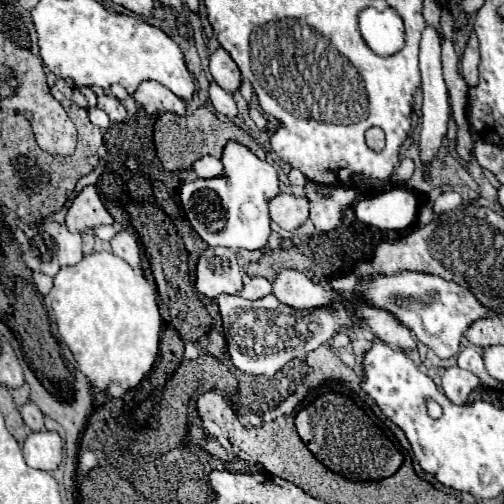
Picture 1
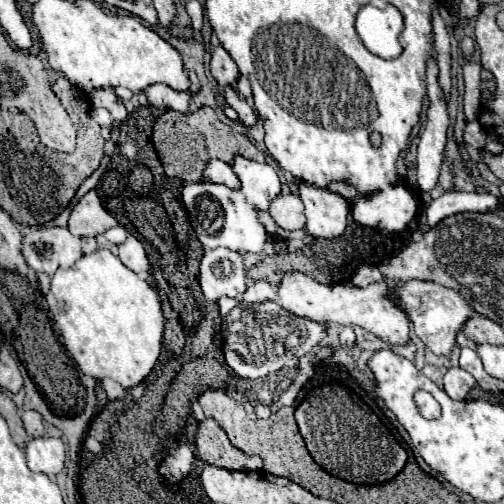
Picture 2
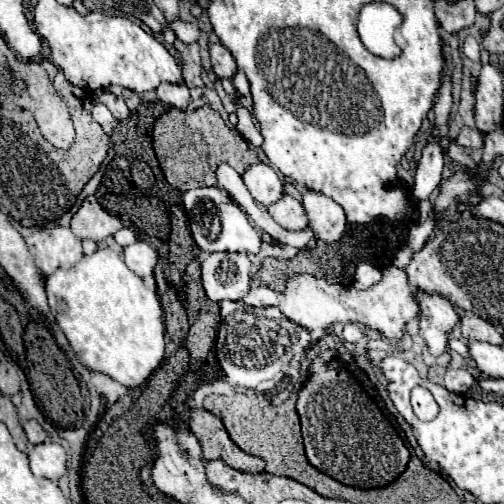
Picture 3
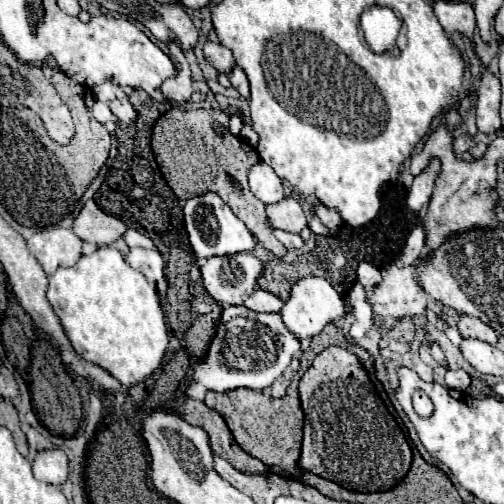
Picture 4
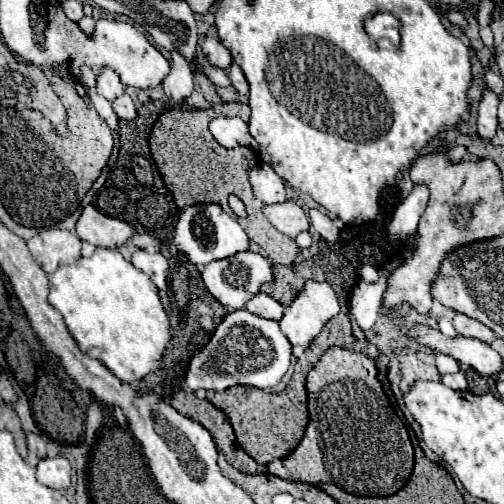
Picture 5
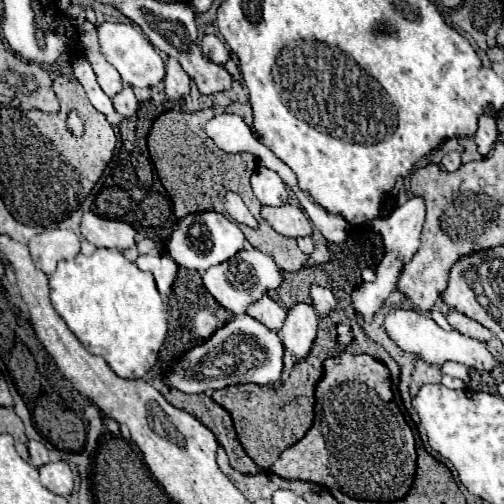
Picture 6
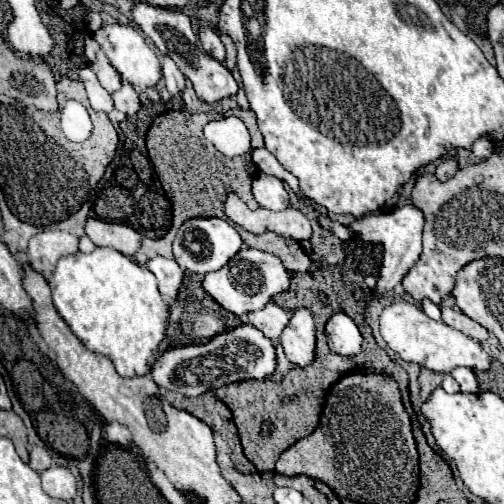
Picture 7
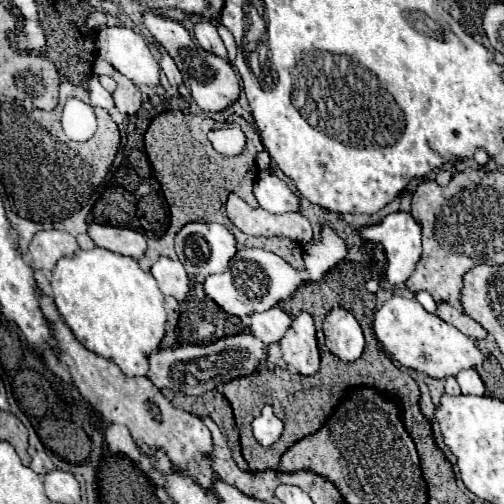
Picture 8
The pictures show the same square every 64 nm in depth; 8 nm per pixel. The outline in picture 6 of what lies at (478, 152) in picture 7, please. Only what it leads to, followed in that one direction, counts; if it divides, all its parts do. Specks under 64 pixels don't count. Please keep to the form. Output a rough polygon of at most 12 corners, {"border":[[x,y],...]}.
{"border":[[494,116],[480,118],[476,146],[482,156],[492,150],[498,136]]}

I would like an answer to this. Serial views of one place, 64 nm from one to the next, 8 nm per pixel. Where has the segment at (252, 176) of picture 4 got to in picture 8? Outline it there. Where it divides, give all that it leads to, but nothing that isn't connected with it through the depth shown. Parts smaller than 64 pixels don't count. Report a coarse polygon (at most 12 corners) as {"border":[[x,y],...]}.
{"border":[[258,174],[254,196],[272,214],[296,212],[300,198],[284,180]]}

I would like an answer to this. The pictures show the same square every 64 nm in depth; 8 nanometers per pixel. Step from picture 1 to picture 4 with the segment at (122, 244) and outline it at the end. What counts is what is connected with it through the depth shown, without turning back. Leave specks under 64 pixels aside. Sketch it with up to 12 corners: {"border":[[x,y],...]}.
{"border":[[132,248],[126,262],[148,280],[164,278],[158,250]]}

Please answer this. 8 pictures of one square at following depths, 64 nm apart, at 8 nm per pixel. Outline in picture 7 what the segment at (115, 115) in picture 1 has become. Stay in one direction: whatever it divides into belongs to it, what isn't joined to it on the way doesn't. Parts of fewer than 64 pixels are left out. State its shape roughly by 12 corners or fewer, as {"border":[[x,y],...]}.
{"border":[[122,82],[114,92],[114,108],[134,116],[140,108],[134,86]]}

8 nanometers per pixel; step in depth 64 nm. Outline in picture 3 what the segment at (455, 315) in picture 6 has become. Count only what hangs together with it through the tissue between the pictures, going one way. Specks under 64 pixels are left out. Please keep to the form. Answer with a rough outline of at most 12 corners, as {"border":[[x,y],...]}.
{"border":[[476,314],[460,318],[466,340],[502,344],[502,334]]}

